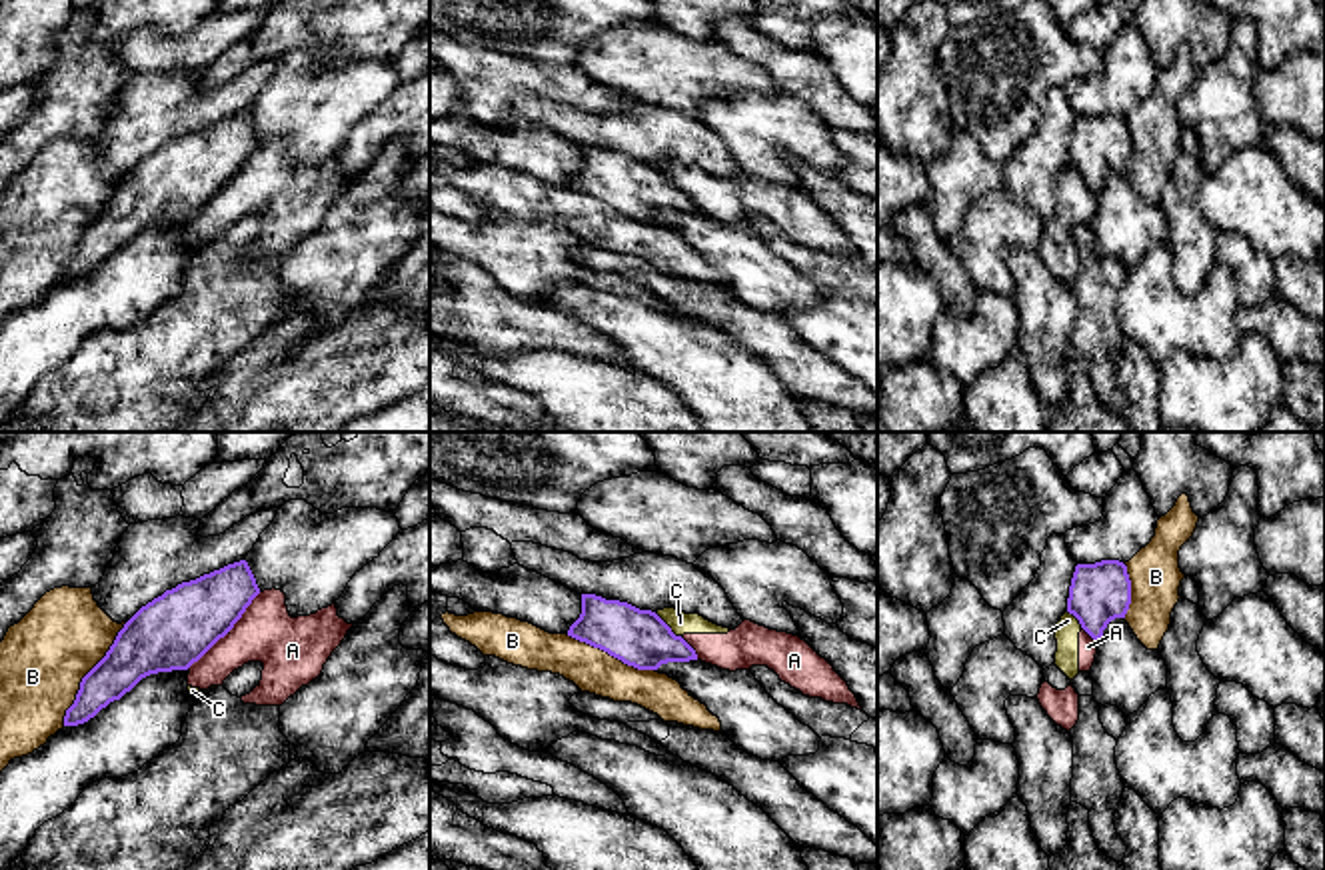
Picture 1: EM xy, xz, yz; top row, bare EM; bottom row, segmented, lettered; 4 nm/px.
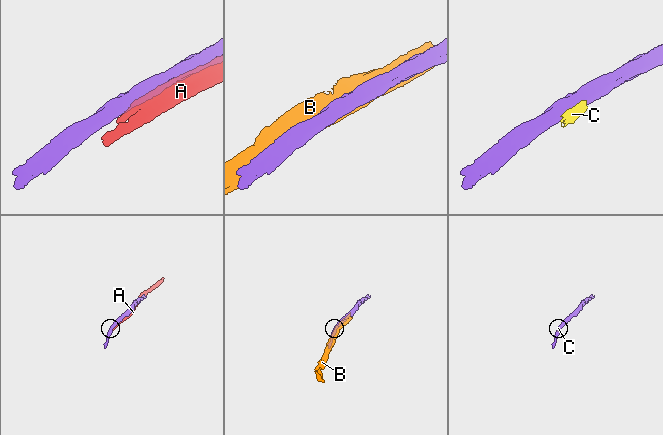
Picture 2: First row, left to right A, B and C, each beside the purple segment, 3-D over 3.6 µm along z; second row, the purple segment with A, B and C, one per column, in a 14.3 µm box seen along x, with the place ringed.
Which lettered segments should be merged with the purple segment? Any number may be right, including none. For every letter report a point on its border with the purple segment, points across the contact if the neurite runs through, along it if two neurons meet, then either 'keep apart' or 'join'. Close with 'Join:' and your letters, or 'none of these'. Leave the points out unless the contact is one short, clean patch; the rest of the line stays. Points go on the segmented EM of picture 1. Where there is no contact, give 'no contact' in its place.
A: xy (226, 632) | keep apart
B: xy (86, 674) | keep apart
C: xz (668, 626) | along xz (654, 612), (680, 636) | keep apart
Join: none of these

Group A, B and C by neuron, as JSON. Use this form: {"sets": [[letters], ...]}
{"sets": [["A", "C"], ["B"]]}

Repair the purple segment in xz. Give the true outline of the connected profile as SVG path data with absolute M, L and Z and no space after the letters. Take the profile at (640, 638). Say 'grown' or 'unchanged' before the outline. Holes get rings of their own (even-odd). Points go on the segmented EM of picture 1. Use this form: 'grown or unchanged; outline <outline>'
unchanged; outline M582 594L582 614L568 636L608 652L638 670L697 660L695 650L652 610Z

